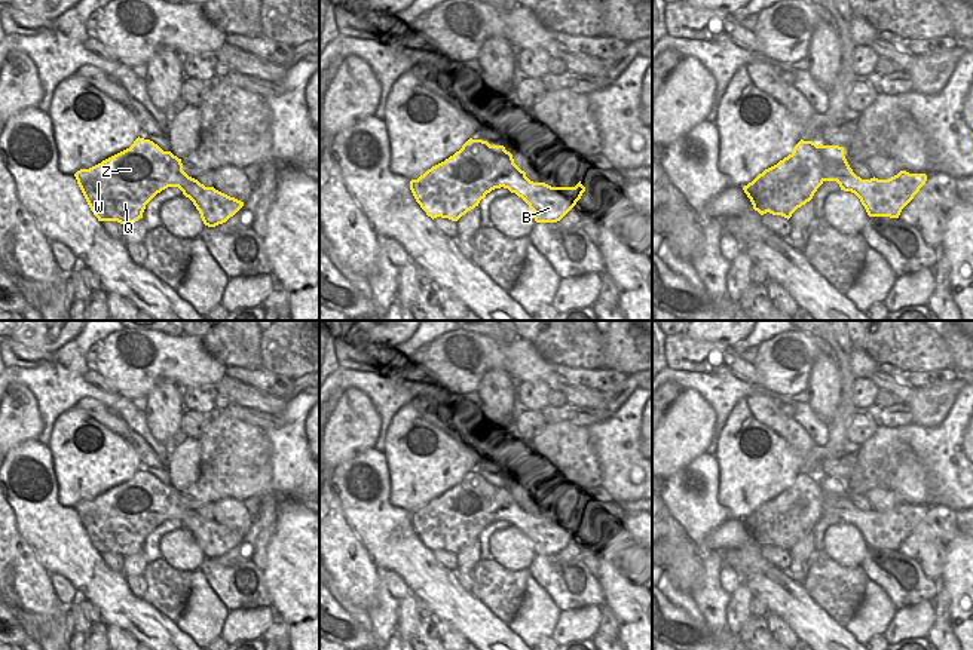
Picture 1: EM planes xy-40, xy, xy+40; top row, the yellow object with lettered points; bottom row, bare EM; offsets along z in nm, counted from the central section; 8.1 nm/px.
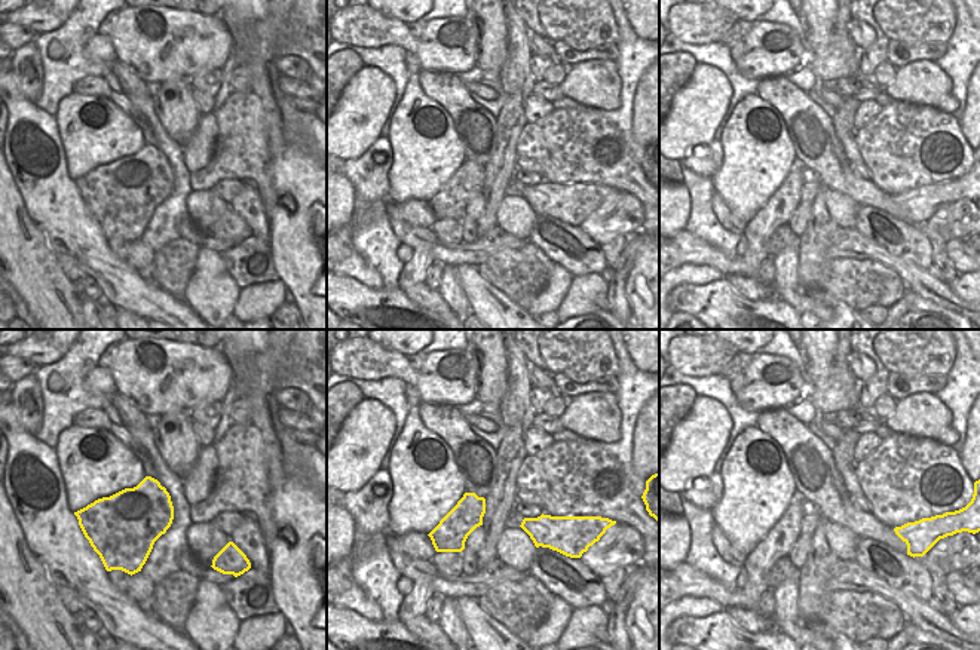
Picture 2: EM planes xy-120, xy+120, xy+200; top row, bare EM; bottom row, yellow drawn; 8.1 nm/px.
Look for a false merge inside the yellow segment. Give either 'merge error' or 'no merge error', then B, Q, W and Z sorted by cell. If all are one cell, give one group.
no merge error | B Q W Z

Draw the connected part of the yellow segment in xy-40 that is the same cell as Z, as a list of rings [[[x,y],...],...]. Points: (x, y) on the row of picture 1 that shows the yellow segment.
[[[140,137],[129,148],[77,171],[74,177],[98,221],[123,226],[143,218],[146,205],[168,187],[178,187],[208,227],[226,223],[244,206],[244,202],[189,177],[181,159]]]

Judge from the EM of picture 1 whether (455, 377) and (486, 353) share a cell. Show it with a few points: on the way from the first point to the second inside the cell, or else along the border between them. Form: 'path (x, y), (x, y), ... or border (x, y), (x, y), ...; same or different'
path (461, 368), (477, 353); same

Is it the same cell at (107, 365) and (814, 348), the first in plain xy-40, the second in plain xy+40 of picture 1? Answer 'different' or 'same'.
same

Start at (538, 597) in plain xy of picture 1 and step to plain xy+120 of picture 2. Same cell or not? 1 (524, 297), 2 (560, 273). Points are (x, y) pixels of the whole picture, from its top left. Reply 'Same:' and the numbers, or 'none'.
Same: 2

